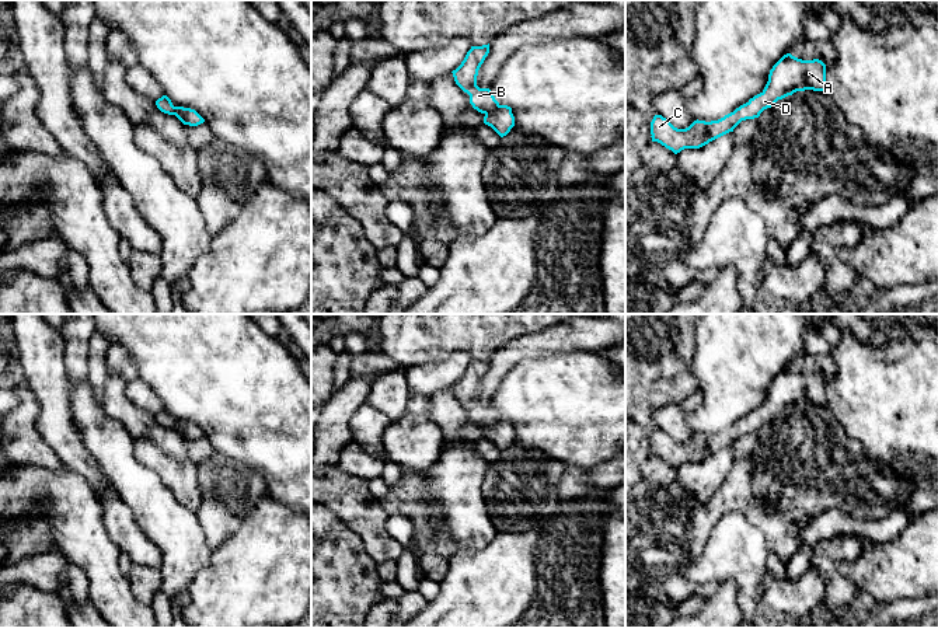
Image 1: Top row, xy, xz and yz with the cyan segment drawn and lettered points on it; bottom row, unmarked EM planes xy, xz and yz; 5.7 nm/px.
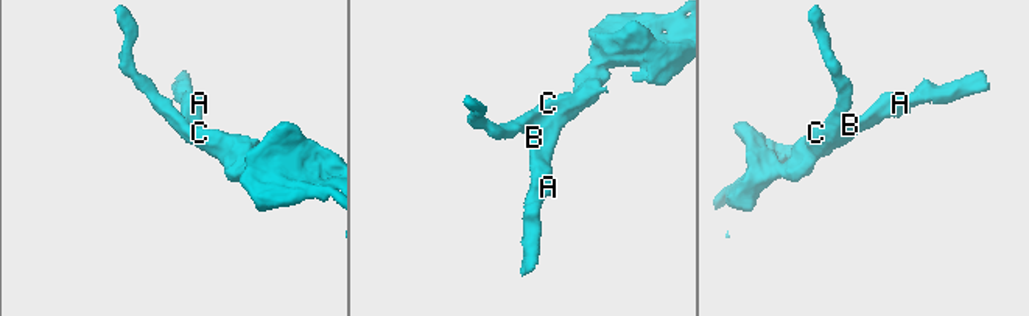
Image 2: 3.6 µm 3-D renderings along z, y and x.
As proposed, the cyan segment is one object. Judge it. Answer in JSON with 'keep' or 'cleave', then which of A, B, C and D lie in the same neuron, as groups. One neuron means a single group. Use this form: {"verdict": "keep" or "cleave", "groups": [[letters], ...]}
{"verdict": "keep", "groups": [["A", "B", "C", "D"]]}

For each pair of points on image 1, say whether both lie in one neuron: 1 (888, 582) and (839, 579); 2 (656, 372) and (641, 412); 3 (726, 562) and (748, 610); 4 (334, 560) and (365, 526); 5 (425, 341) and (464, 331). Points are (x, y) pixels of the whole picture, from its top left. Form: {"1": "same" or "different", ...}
{"1": "different", "2": "same", "3": "same", "4": "different", "5": "same"}

